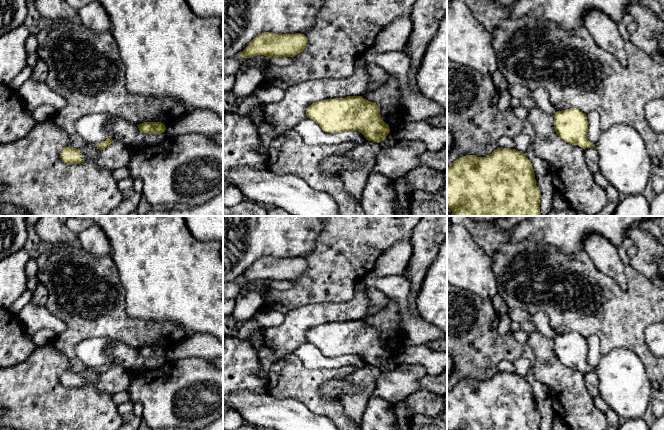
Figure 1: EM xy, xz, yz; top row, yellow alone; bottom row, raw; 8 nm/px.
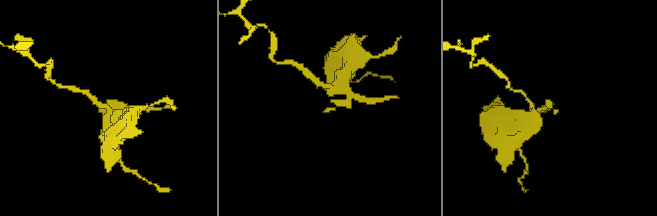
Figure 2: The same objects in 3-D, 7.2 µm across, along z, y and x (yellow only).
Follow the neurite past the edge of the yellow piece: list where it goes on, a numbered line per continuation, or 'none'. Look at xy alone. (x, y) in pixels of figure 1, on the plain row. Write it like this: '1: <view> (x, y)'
none

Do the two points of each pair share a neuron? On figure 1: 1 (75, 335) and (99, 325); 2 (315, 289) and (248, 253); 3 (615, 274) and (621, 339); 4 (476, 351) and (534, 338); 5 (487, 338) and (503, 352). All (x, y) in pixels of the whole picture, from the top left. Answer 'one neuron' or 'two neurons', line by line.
1: one neuron
2: two neurons
3: two neurons
4: two neurons
5: one neuron

